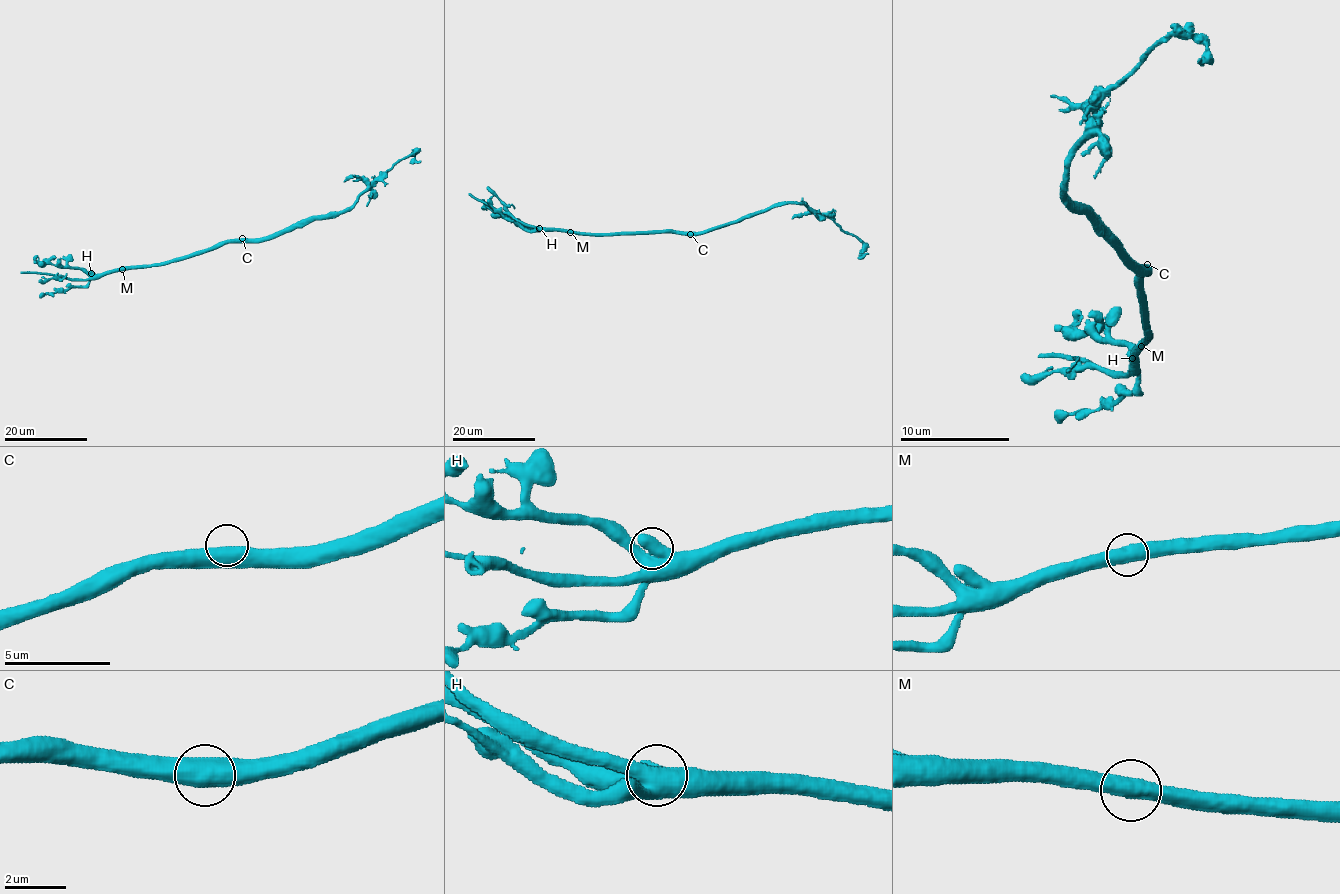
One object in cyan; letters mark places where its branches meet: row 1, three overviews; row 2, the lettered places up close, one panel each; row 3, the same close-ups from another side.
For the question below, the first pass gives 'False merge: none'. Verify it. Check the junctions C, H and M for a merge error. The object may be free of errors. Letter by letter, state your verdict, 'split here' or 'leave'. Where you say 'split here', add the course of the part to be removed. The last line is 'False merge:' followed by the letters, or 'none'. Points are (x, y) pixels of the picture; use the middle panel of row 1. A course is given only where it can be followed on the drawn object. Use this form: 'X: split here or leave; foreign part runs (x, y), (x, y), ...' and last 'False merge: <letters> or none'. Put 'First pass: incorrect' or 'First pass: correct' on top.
First pass: correct
C: leave
H: leave
M: leave
False merge: none

